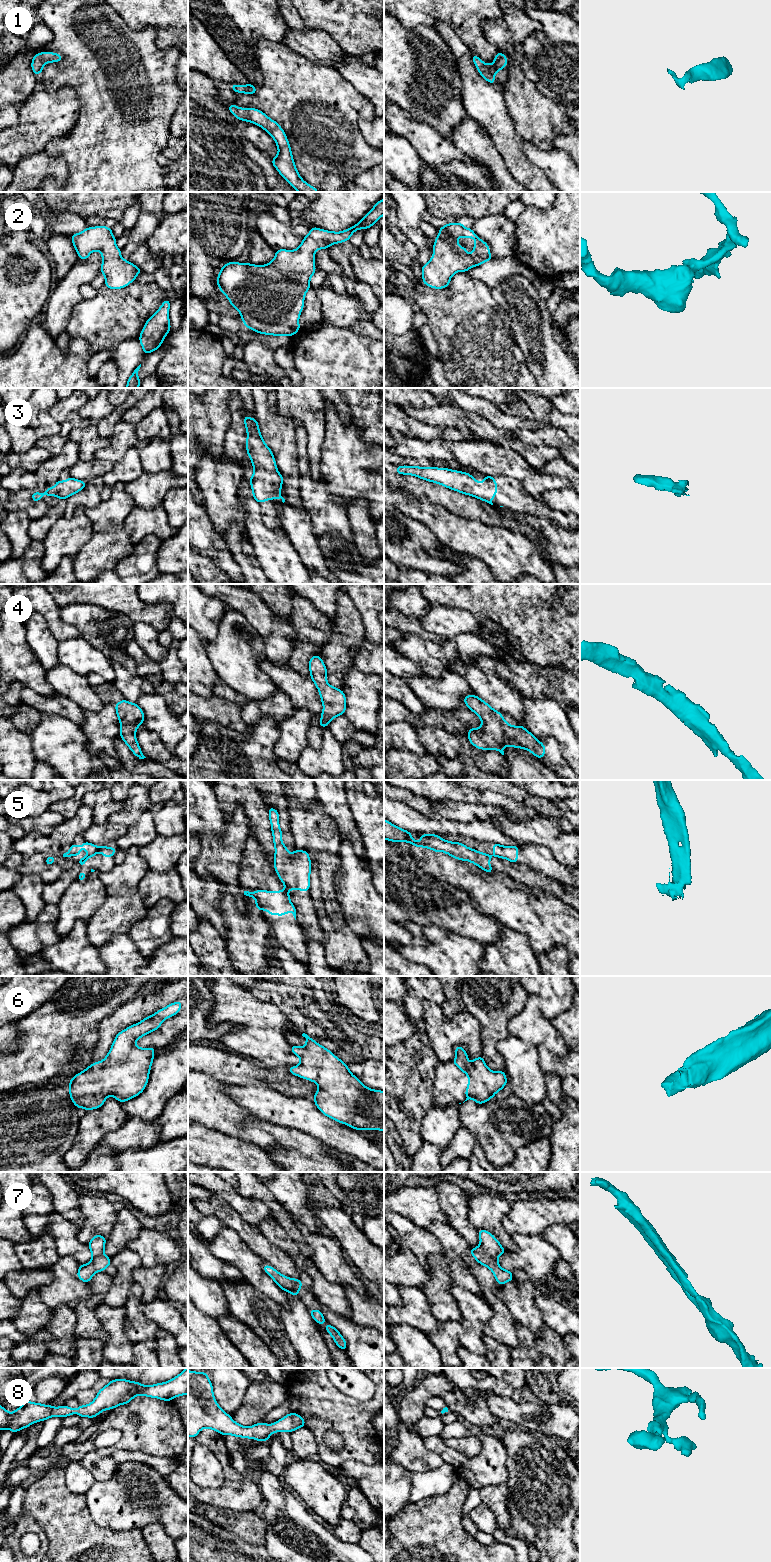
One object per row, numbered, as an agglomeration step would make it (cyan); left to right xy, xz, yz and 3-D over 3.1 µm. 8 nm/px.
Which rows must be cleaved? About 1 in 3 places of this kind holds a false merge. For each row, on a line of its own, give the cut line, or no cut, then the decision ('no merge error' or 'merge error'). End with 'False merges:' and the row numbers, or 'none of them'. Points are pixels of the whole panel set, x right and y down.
1: no cut; no merge error
2: no cut; no merge error
3: no cut; no merge error
4: no cut; no merge error
5: cut in xy along (101, 847), (97, 851); merge error
6: no cut; no merge error
7: no cut; no merge error
8: no cut; no merge error
False merges: 5

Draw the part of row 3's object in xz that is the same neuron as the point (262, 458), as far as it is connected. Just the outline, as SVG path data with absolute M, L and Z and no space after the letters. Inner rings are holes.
M245 414L244 424L247 431L246 451L249 458L251 459L254 469L253 475L249 478L253 498L259 504L270 499L276 499L278 501L280 498L284 503L285 499L281 496L281 488L284 477L278 472L273 452L265 444L264 439L261 436L256 418L250 418Z

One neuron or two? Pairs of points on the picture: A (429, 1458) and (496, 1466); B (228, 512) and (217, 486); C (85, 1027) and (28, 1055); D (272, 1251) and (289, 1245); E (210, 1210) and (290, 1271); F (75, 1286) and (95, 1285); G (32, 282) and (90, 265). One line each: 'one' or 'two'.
A: two
B: one
C: one
D: two
E: one
F: two
G: two

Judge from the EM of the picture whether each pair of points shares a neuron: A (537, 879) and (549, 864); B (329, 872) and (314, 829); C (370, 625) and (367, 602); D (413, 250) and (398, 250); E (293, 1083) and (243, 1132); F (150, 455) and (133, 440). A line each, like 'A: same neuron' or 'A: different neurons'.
A: different neurons
B: same neuron
C: same neuron
D: different neurons
E: different neurons
F: different neurons

